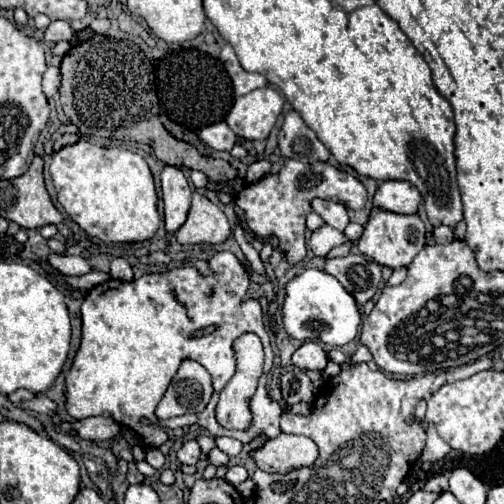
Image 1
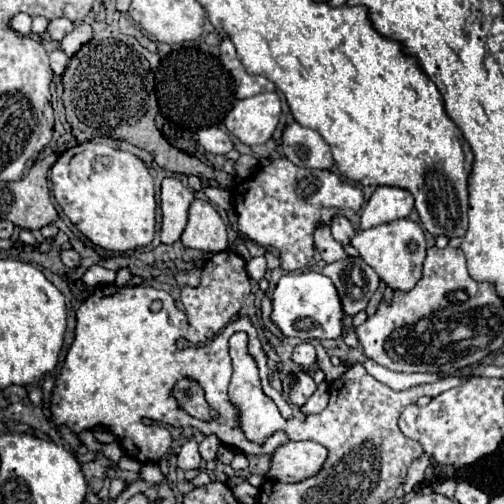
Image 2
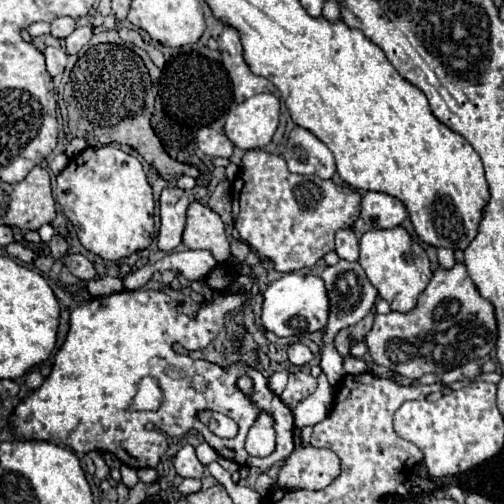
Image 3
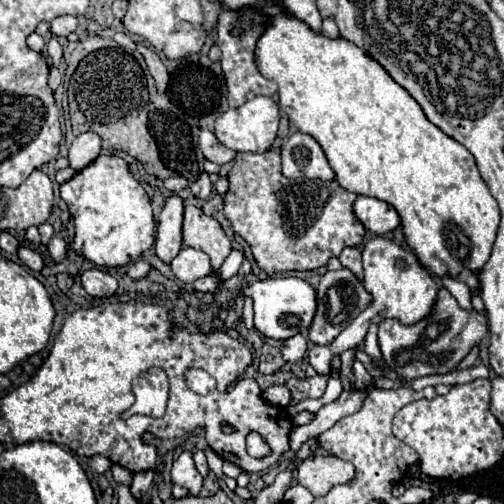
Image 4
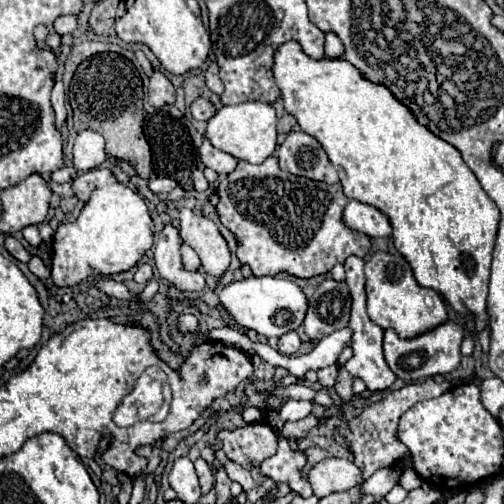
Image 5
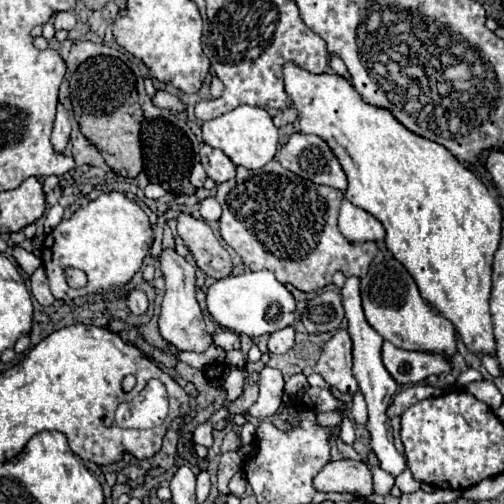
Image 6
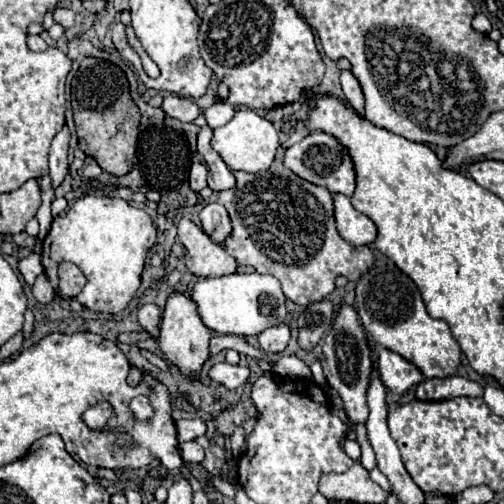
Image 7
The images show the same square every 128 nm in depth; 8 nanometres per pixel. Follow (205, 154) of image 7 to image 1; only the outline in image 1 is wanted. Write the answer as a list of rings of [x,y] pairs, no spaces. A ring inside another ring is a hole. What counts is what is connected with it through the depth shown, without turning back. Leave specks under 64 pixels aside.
[[[218,122],[218,124],[206,126],[204,130],[199,130],[198,136],[204,144],[208,144],[214,150],[230,152],[232,146],[236,144],[236,134],[228,128],[226,122]]]

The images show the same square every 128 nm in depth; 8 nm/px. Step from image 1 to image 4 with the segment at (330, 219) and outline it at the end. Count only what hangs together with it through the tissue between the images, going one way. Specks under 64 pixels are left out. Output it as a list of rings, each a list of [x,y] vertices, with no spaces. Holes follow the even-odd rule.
[[[344,248],[342,254],[338,256],[338,260],[342,262],[342,266],[350,268],[358,278],[362,278],[362,260],[360,260],[360,250],[358,248]]]

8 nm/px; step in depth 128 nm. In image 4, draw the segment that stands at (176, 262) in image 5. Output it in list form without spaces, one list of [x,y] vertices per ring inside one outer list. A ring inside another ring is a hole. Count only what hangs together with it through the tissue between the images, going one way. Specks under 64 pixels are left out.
[[[178,194],[164,198],[164,208],[158,218],[158,234],[156,234],[156,254],[170,264],[170,260],[182,248],[182,214],[184,214],[184,200]],[[214,274],[212,276],[204,276],[200,280],[196,280],[194,284],[194,290],[200,290],[202,293],[213,293],[216,291],[216,280],[214,280]]]

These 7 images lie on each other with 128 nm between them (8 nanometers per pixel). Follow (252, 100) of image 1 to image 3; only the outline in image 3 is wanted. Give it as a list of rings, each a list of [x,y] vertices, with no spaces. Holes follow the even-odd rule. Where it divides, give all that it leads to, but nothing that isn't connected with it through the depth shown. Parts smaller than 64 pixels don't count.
[[[256,94],[228,112],[224,132],[242,150],[262,148],[272,140],[278,118],[280,100],[274,94]]]

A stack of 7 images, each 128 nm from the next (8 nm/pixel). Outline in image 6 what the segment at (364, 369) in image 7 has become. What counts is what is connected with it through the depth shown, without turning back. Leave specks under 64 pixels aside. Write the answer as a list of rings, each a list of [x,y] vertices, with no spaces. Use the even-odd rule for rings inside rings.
[[[344,328],[326,342],[314,372],[320,374],[328,386],[338,388],[342,394],[354,394],[358,390],[358,382],[352,374],[352,340]]]

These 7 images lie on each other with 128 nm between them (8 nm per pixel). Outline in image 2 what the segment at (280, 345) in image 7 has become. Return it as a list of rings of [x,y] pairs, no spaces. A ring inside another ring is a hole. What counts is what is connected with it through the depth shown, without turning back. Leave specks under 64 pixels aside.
[[[304,342],[304,344],[298,344],[294,348],[294,354],[292,354],[292,360],[294,364],[302,366],[302,368],[310,368],[316,364],[316,350],[310,342]]]

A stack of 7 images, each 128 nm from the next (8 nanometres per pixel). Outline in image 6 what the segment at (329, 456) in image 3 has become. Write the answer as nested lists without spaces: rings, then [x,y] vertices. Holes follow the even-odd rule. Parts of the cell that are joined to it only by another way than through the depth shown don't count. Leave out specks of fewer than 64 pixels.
[[[332,460],[314,478],[318,492],[358,492],[360,496],[372,494],[372,474],[364,462]]]

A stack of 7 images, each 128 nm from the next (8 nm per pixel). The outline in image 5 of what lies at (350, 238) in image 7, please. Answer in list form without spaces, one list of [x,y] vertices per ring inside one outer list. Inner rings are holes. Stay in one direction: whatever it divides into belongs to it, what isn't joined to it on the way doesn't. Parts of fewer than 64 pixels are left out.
[[[350,200],[350,204],[344,208],[344,224],[370,238],[388,238],[392,234],[388,216],[378,208],[358,200]]]

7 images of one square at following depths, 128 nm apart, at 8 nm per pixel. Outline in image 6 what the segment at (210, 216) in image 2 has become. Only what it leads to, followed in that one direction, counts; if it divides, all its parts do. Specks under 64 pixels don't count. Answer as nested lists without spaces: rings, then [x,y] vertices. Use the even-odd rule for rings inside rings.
[[[190,214],[178,216],[178,236],[184,240],[184,244],[190,248],[198,268],[214,278],[226,278],[232,274],[232,258],[226,252],[226,248],[218,242],[212,228],[206,220],[196,220]]]

